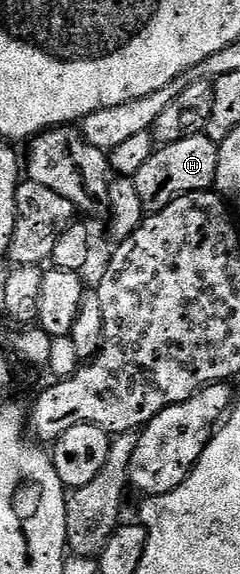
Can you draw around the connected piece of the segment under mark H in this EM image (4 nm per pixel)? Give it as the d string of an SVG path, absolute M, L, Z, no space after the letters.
M205 133L161 144L132 176L134 191L140 193L143 208L153 213L181 195L211 190L216 184L218 149L219 144L212 142Z

